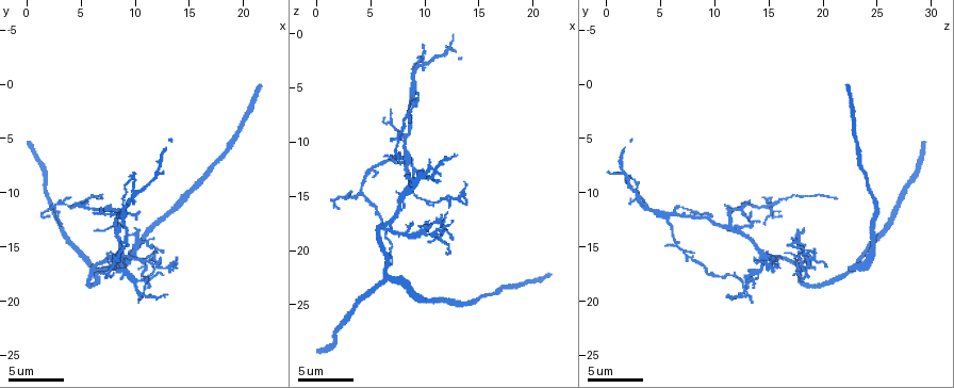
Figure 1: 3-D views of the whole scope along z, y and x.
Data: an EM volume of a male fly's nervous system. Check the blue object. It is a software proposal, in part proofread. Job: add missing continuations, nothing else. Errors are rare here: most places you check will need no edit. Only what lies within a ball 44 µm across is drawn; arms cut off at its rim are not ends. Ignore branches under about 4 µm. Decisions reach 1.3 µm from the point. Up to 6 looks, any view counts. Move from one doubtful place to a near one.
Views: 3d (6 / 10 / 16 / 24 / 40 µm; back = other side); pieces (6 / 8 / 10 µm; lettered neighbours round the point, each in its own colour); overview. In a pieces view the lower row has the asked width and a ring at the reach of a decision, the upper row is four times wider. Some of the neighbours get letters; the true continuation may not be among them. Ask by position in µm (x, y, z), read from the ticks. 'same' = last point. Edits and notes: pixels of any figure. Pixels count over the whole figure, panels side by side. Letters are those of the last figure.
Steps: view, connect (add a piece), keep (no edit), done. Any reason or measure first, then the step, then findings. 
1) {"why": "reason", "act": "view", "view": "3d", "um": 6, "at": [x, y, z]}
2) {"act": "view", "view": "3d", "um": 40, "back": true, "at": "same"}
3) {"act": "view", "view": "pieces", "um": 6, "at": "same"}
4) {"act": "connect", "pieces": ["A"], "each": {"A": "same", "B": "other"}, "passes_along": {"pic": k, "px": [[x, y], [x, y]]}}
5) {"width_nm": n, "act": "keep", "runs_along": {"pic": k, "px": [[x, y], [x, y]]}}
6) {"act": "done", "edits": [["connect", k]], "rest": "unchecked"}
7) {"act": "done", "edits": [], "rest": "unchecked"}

{"why": "an open end", "act": "view", "view": "pieces", "um": 10, "at": [10.2, 11.8, 13.2]}

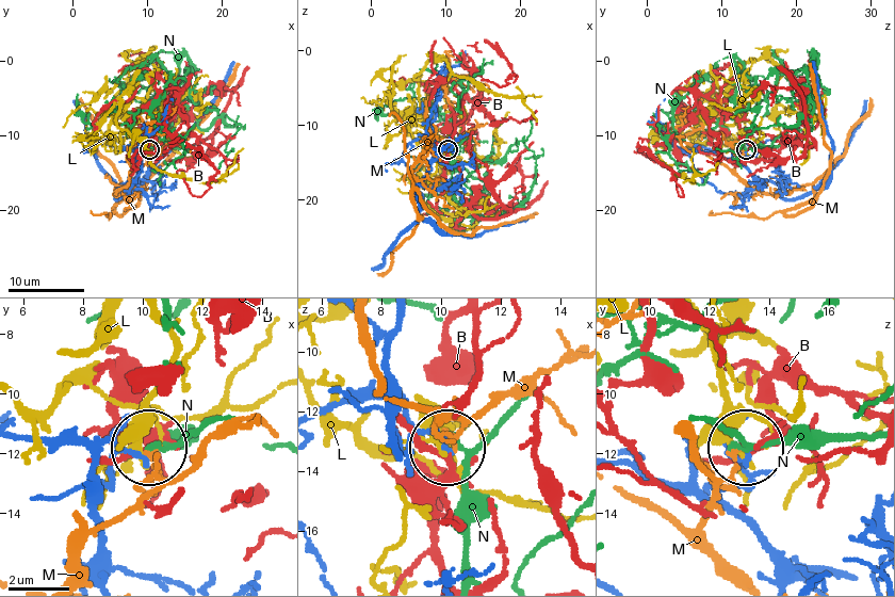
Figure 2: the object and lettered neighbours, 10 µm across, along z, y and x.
{"act": "keep", "each": {"B": "other", "L": "other", "M": "other", "N": "other"}, "found": "none of them fits"}

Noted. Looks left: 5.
{"why": "tapers out", "act": "view", "view": "3d", "um": 10, "at": [12.0, 16.8, 20.2]}

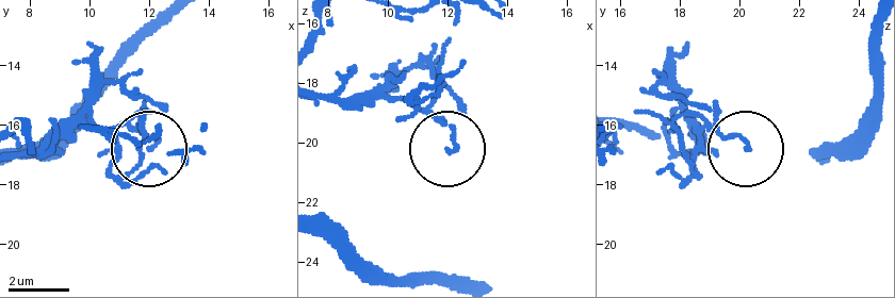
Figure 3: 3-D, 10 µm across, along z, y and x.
{"why": "what lies round it", "act": "view", "view": "pieces", "um": 8, "at": [12.1, 16.7, 20.2]}

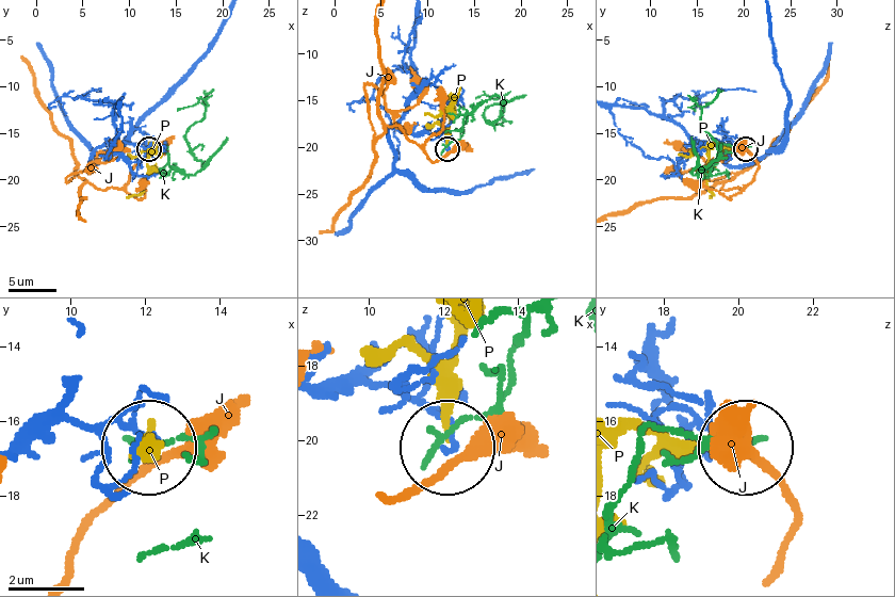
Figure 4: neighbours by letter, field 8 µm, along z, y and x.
{"width_nm": 140, "act": "keep", "each": {"J": "other", "K": "other", "P": "other"}, "found": "none of them fits"}

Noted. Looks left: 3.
{"why": "branch stops here", "act": "view", "view": "3d", "um": 6, "at": [13.8, 16.4, 14.0]}

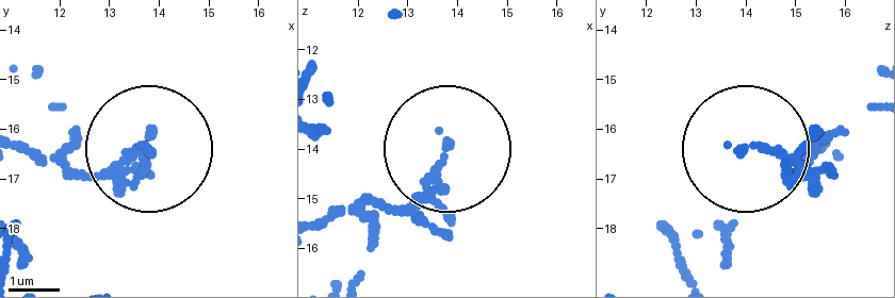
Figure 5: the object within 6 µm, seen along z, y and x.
{"why": "see the neighbours", "act": "view", "view": "pieces", "um": 10, "at": [13.85, 16.45, 13.95]}

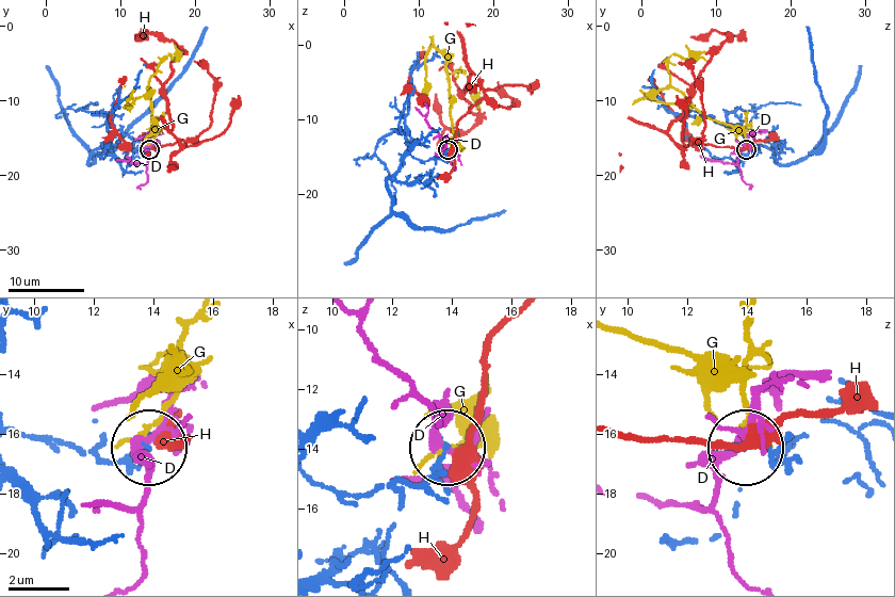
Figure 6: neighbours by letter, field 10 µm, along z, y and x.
{"width_nm": 110, "act": "keep", "each": {"D": "other", "G": "other", "H": "other"}, "found": "no lettered piece goes on from it"}

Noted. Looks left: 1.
{"act": "done", "edits": [], "rest": "unchecked"}

